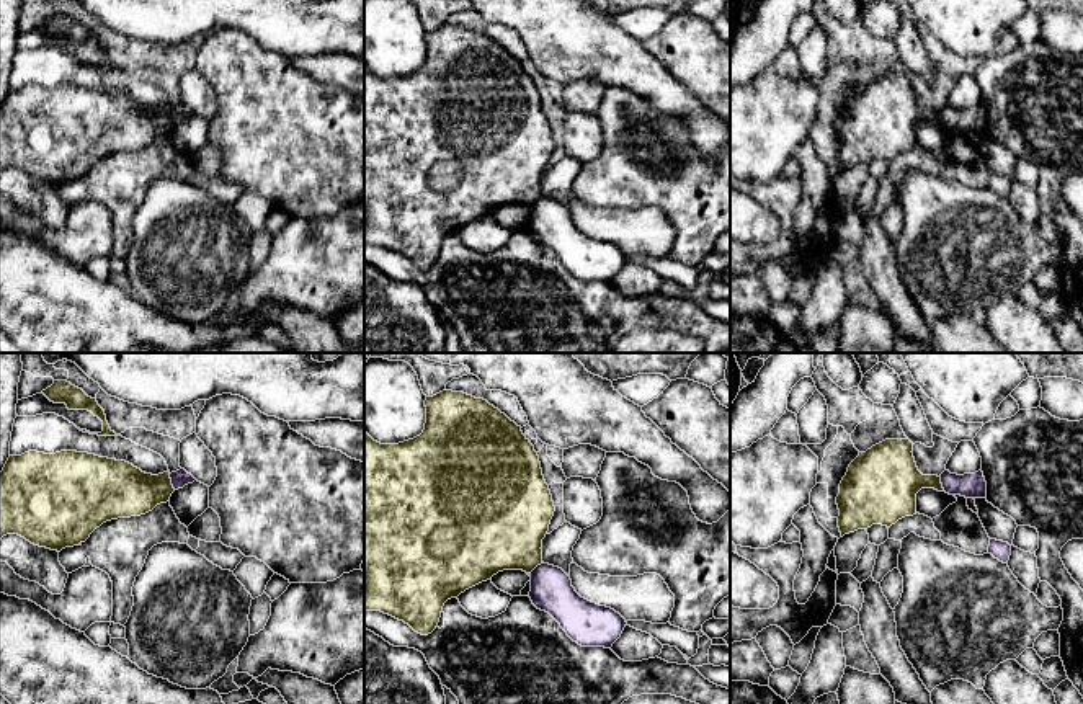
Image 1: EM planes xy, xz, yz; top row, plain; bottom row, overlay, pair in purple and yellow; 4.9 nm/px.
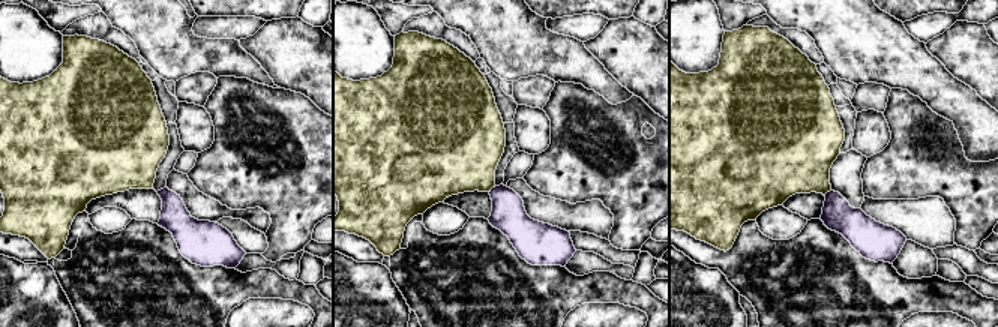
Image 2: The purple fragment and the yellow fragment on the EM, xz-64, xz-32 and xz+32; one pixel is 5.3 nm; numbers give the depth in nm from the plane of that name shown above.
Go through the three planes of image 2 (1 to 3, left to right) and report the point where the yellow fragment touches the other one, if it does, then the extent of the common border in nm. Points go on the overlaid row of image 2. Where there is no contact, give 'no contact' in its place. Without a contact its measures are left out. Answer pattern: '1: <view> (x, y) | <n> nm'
1: no contact
2: xz-32 (491, 189) | 50 nm
3: xz+32 (827, 192) | 50 nm

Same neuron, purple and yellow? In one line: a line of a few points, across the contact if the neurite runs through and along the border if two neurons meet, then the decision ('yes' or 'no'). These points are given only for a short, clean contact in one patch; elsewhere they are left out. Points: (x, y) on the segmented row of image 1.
line xy (169, 474), (170, 484), (175, 489); no

